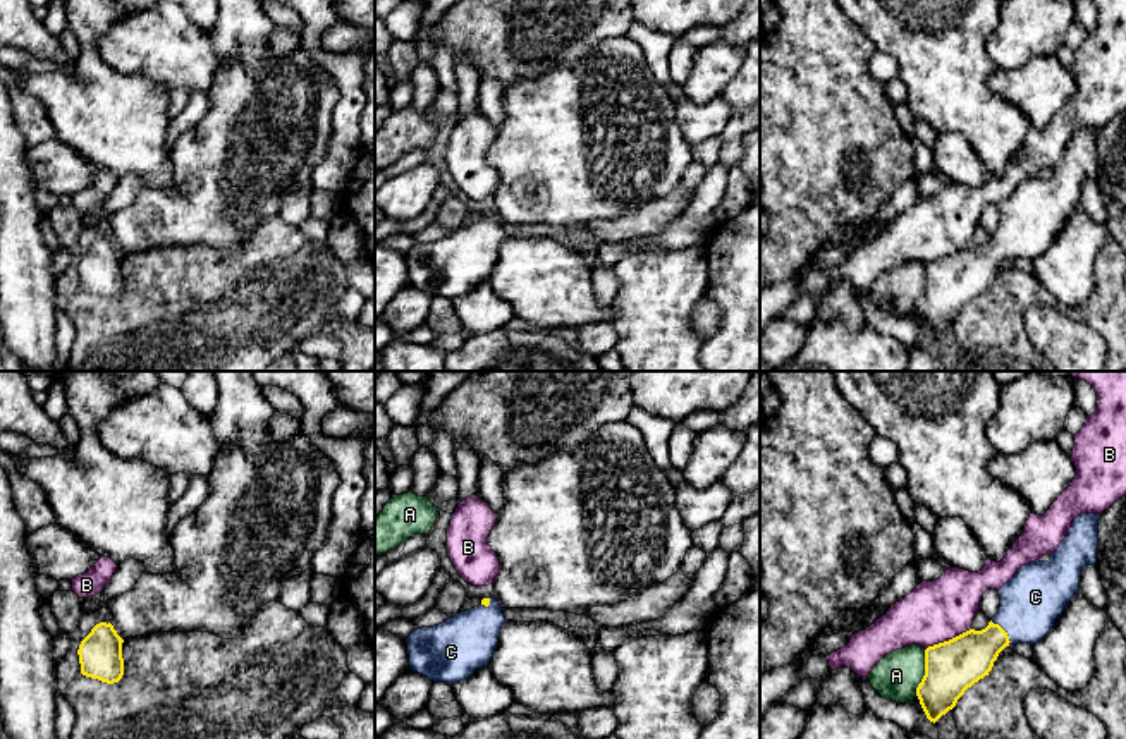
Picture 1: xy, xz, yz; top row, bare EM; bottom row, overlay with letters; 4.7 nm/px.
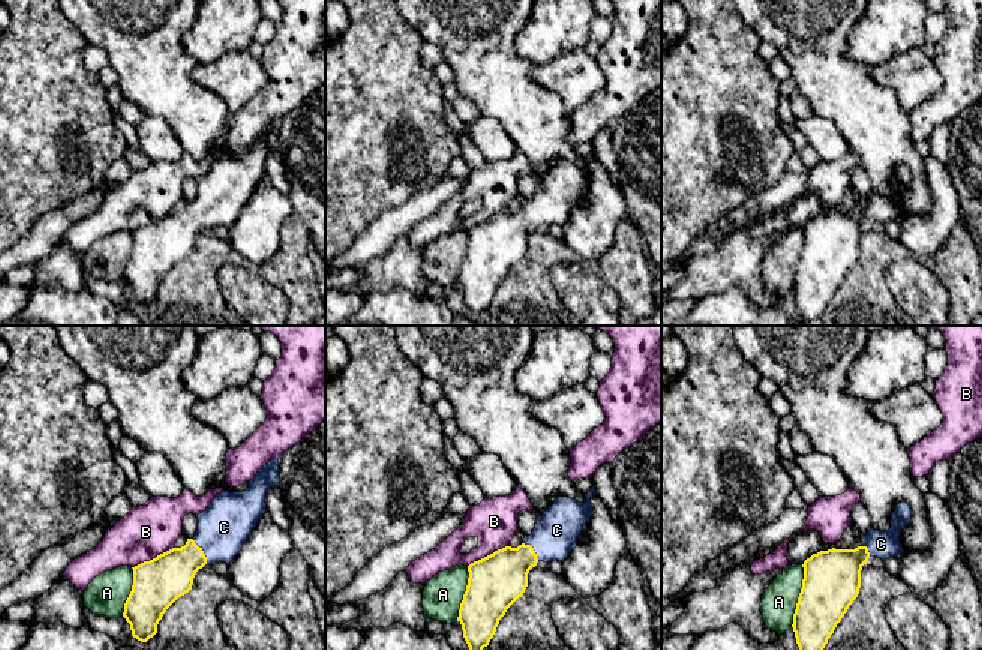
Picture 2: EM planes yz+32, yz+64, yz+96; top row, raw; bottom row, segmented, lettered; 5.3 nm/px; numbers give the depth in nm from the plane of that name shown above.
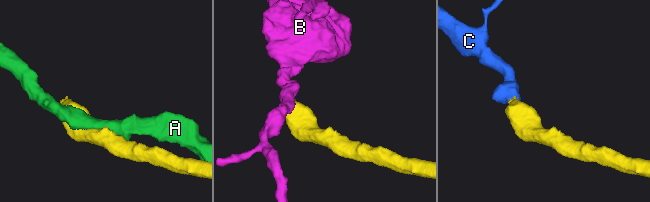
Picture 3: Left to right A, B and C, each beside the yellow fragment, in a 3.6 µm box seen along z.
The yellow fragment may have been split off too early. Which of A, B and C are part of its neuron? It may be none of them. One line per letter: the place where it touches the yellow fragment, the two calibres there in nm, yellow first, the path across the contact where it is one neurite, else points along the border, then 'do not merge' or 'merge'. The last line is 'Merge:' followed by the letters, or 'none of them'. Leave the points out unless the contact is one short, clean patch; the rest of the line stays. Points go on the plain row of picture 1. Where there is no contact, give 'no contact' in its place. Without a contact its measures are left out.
A: meets yellow in yz at (925, 287); 240 nm thick on the yellow side, 220 nm on the other; do not merge
B: meets yellow in yz at (949, 255); 240 nm thick on the yellow side, 280 nm on the other; border along yz (970, 243), (925, 265); do not merge
C: meets yellow in yz at (1004, 246); 240 nm thick on the yellow side, 280 nm on the other; runs through yz (963, 275), (1004, 246), (1035, 212); merge
Merge: C

